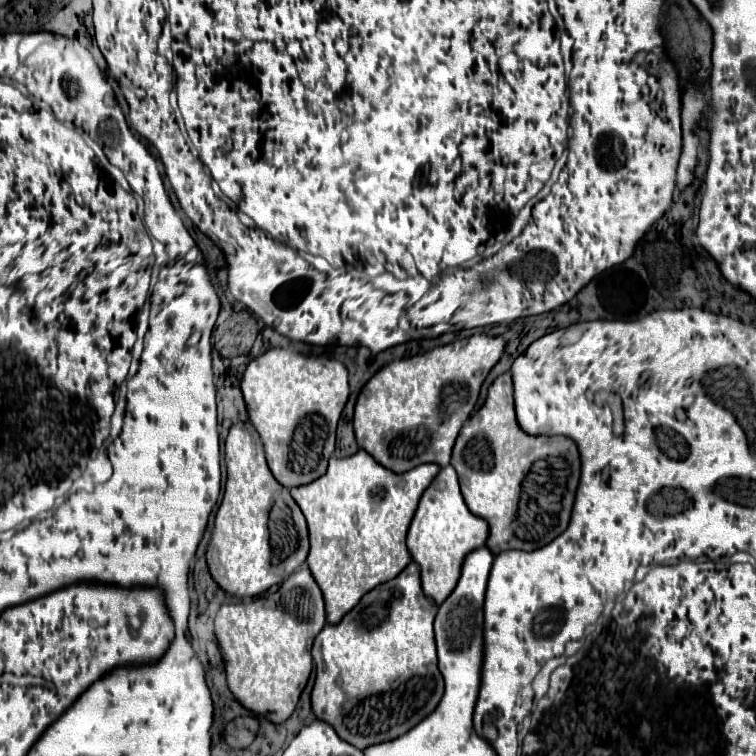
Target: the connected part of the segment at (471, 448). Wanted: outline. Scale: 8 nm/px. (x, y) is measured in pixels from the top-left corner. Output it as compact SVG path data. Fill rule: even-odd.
M510 373L500 375L492 383L492 387L488 389L486 403L460 429L460 435L452 449L450 465L458 473L460 489L468 509L488 523L490 531L488 531L486 547L494 555L506 549L536 551L548 545L550 541L554 541L568 527L574 495L580 479L578 447L568 437L532 437L518 427L514 415ZM550 455L562 457L568 463L568 475L564 477L564 483L558 489L558 501L554 501L556 505L552 509L552 519L518 521L518 499L520 499L522 479L526 477L534 461L546 459Z

